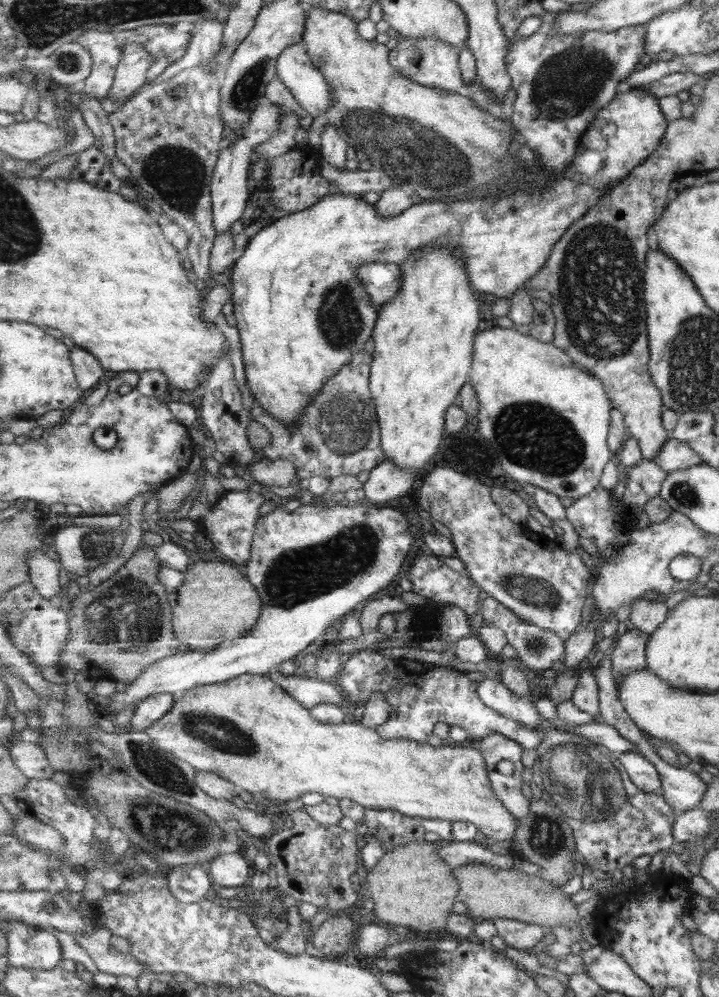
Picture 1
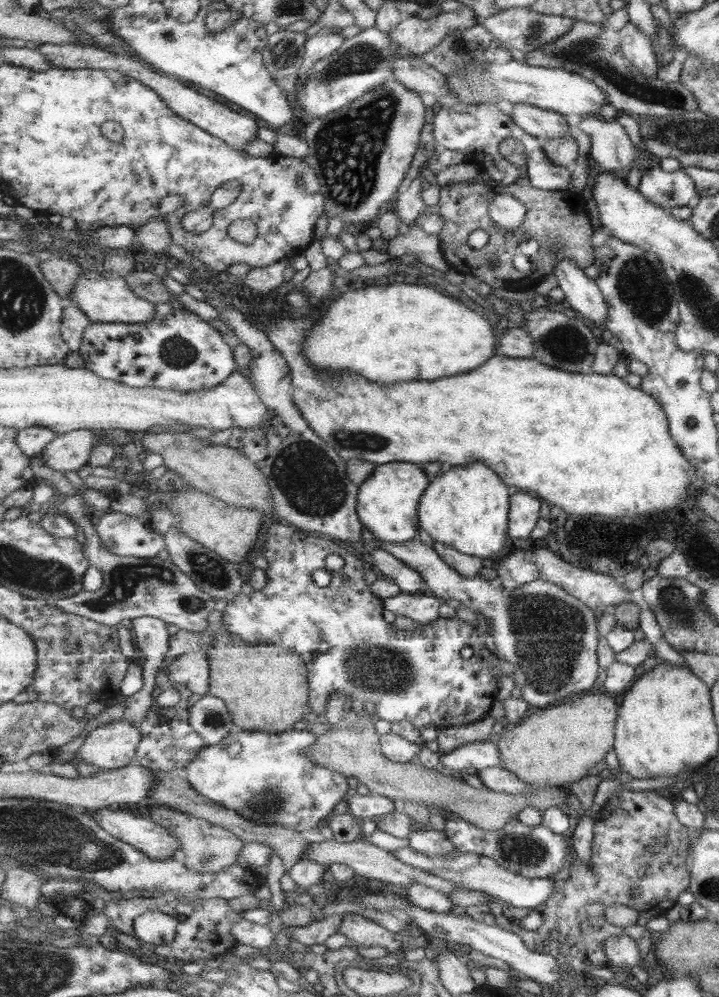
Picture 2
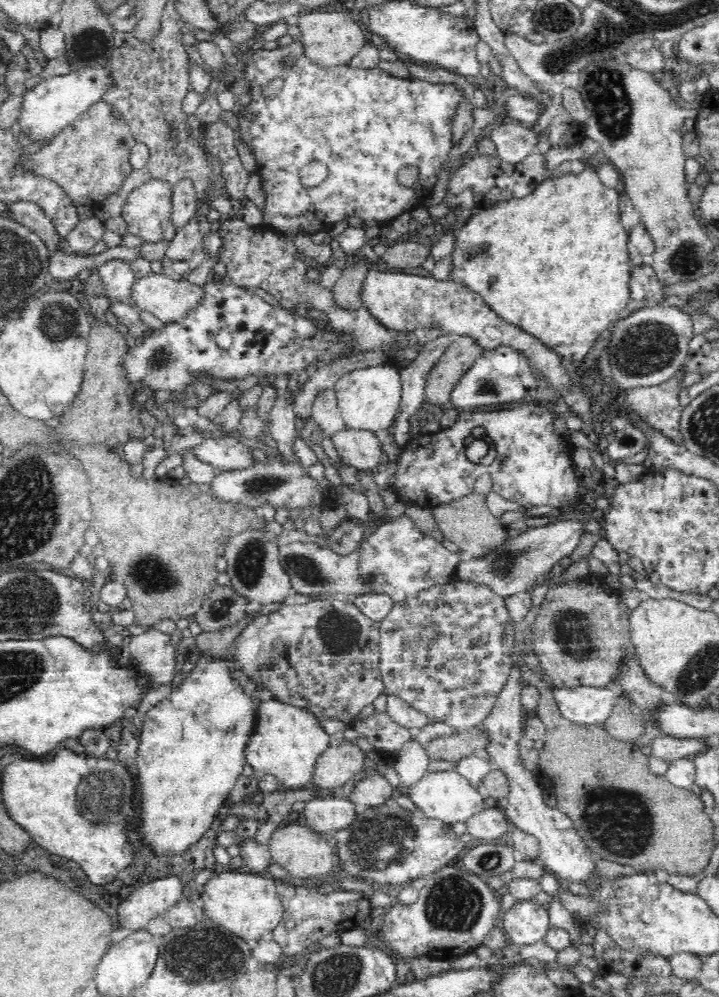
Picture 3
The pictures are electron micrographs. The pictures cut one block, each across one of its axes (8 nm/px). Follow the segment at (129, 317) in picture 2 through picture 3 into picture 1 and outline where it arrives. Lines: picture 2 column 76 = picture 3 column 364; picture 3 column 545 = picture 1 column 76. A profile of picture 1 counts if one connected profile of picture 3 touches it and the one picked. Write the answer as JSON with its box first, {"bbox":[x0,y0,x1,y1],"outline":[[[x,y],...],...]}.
{"bbox":[72,345,106,393],"outline":[[[81,345],[73,347],[72,362],[77,382],[86,393],[97,387],[101,378],[105,376],[106,368],[101,365],[101,361]]]}

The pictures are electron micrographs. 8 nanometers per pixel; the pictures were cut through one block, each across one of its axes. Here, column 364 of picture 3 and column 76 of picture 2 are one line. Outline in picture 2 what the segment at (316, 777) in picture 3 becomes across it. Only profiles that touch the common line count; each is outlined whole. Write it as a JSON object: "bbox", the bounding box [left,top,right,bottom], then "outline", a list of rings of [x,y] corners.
{"bbox":[69,719,142,769],"outline":[[[122,719],[91,728],[84,743],[69,762],[76,768],[77,761],[103,769],[118,769],[136,763],[142,734],[140,729]]]}

